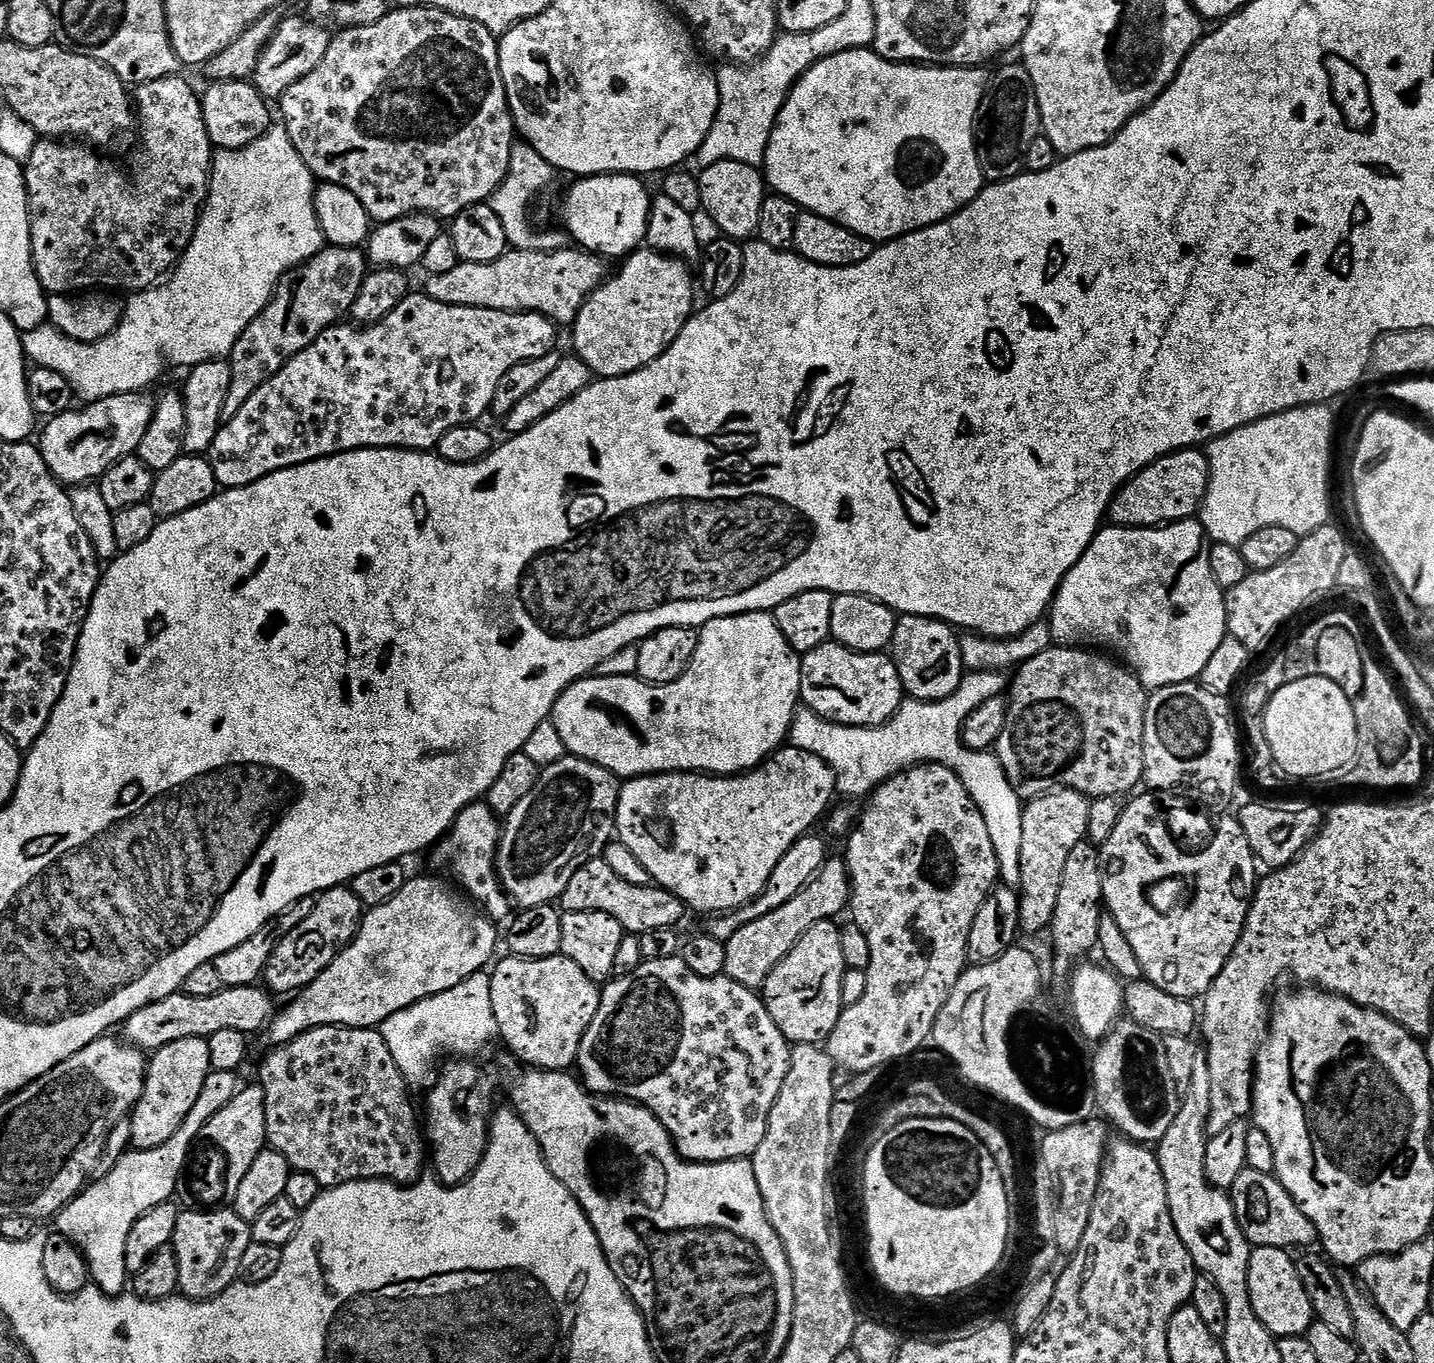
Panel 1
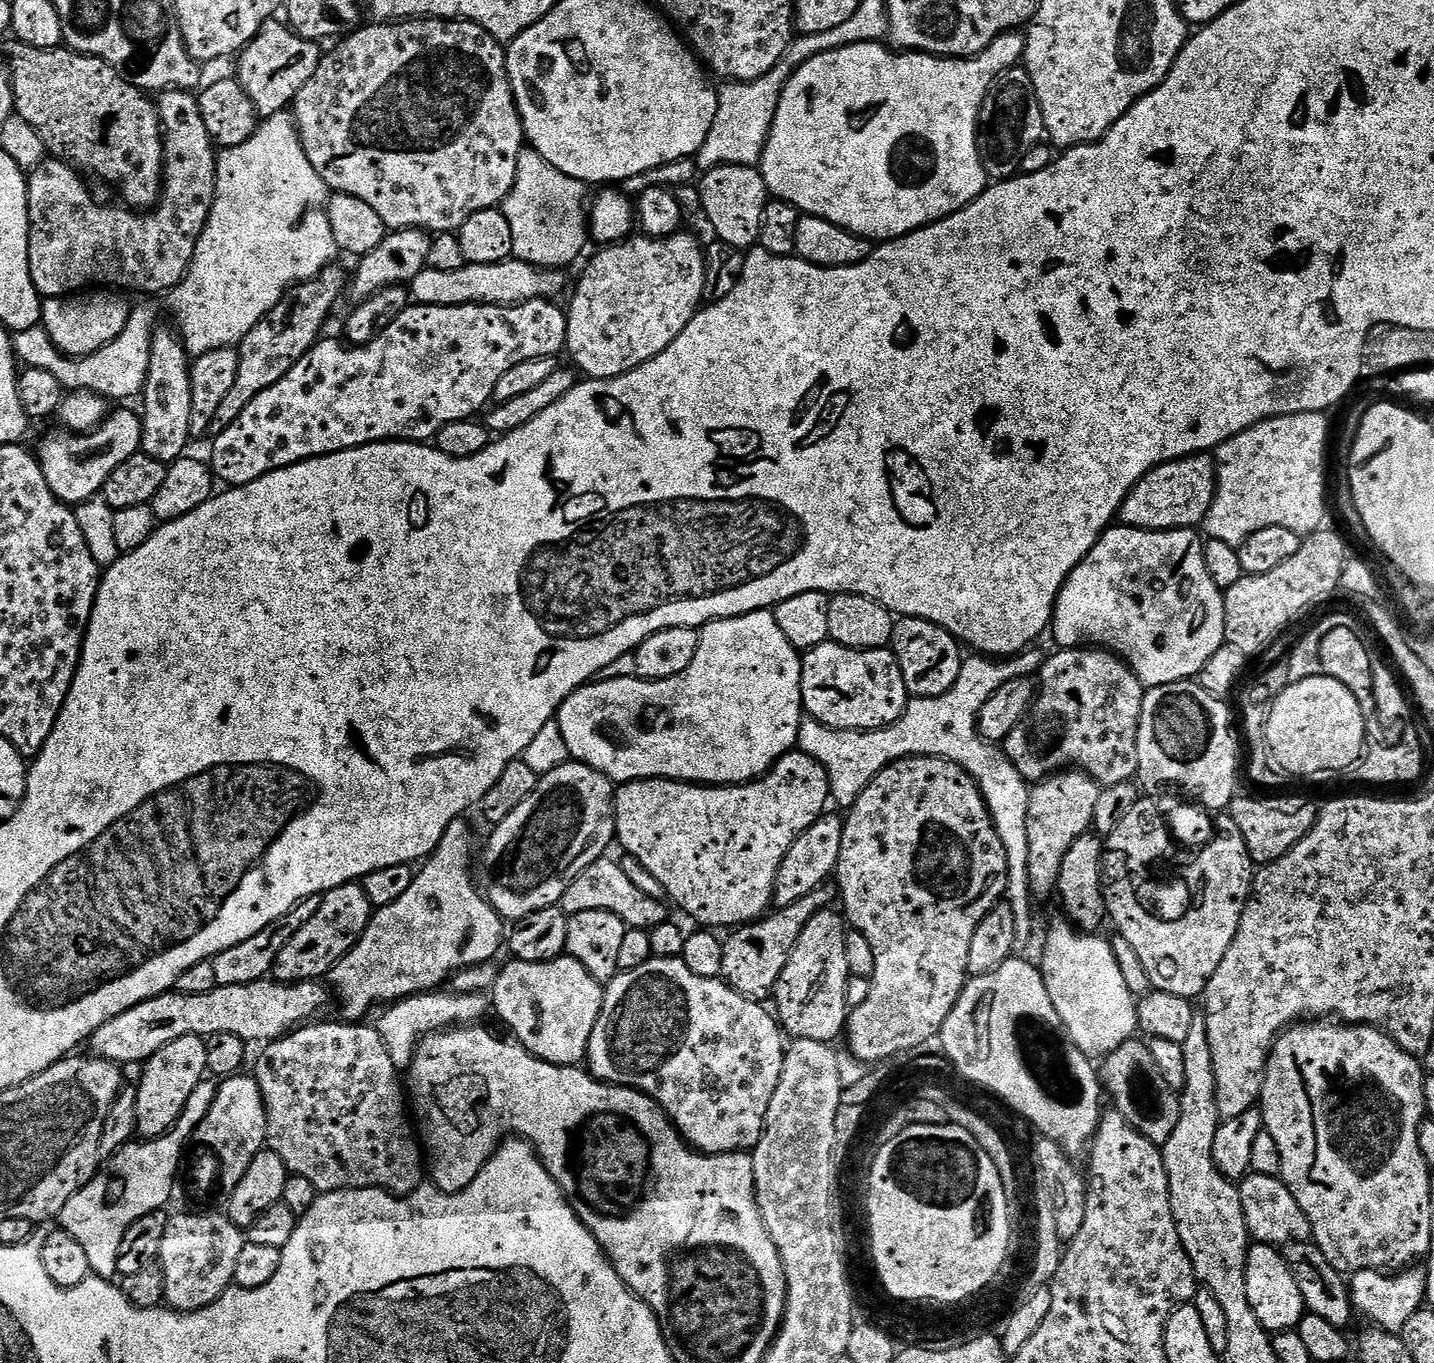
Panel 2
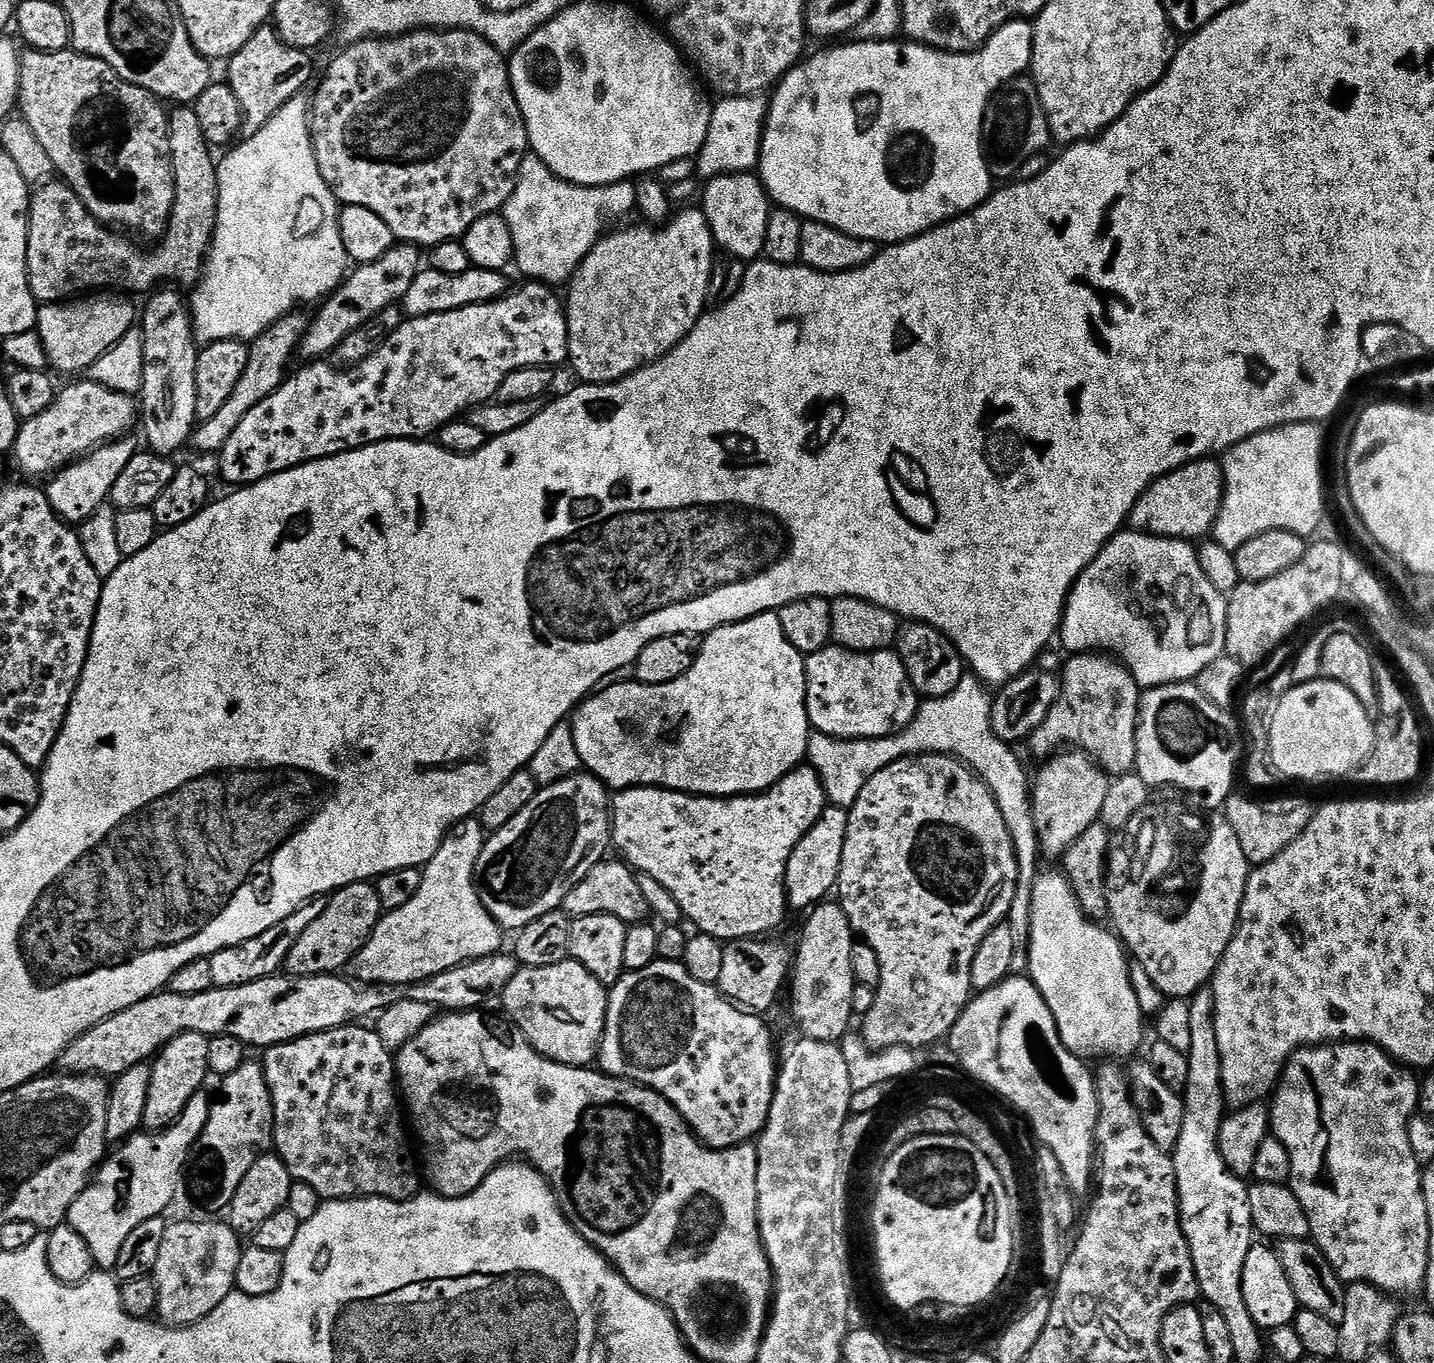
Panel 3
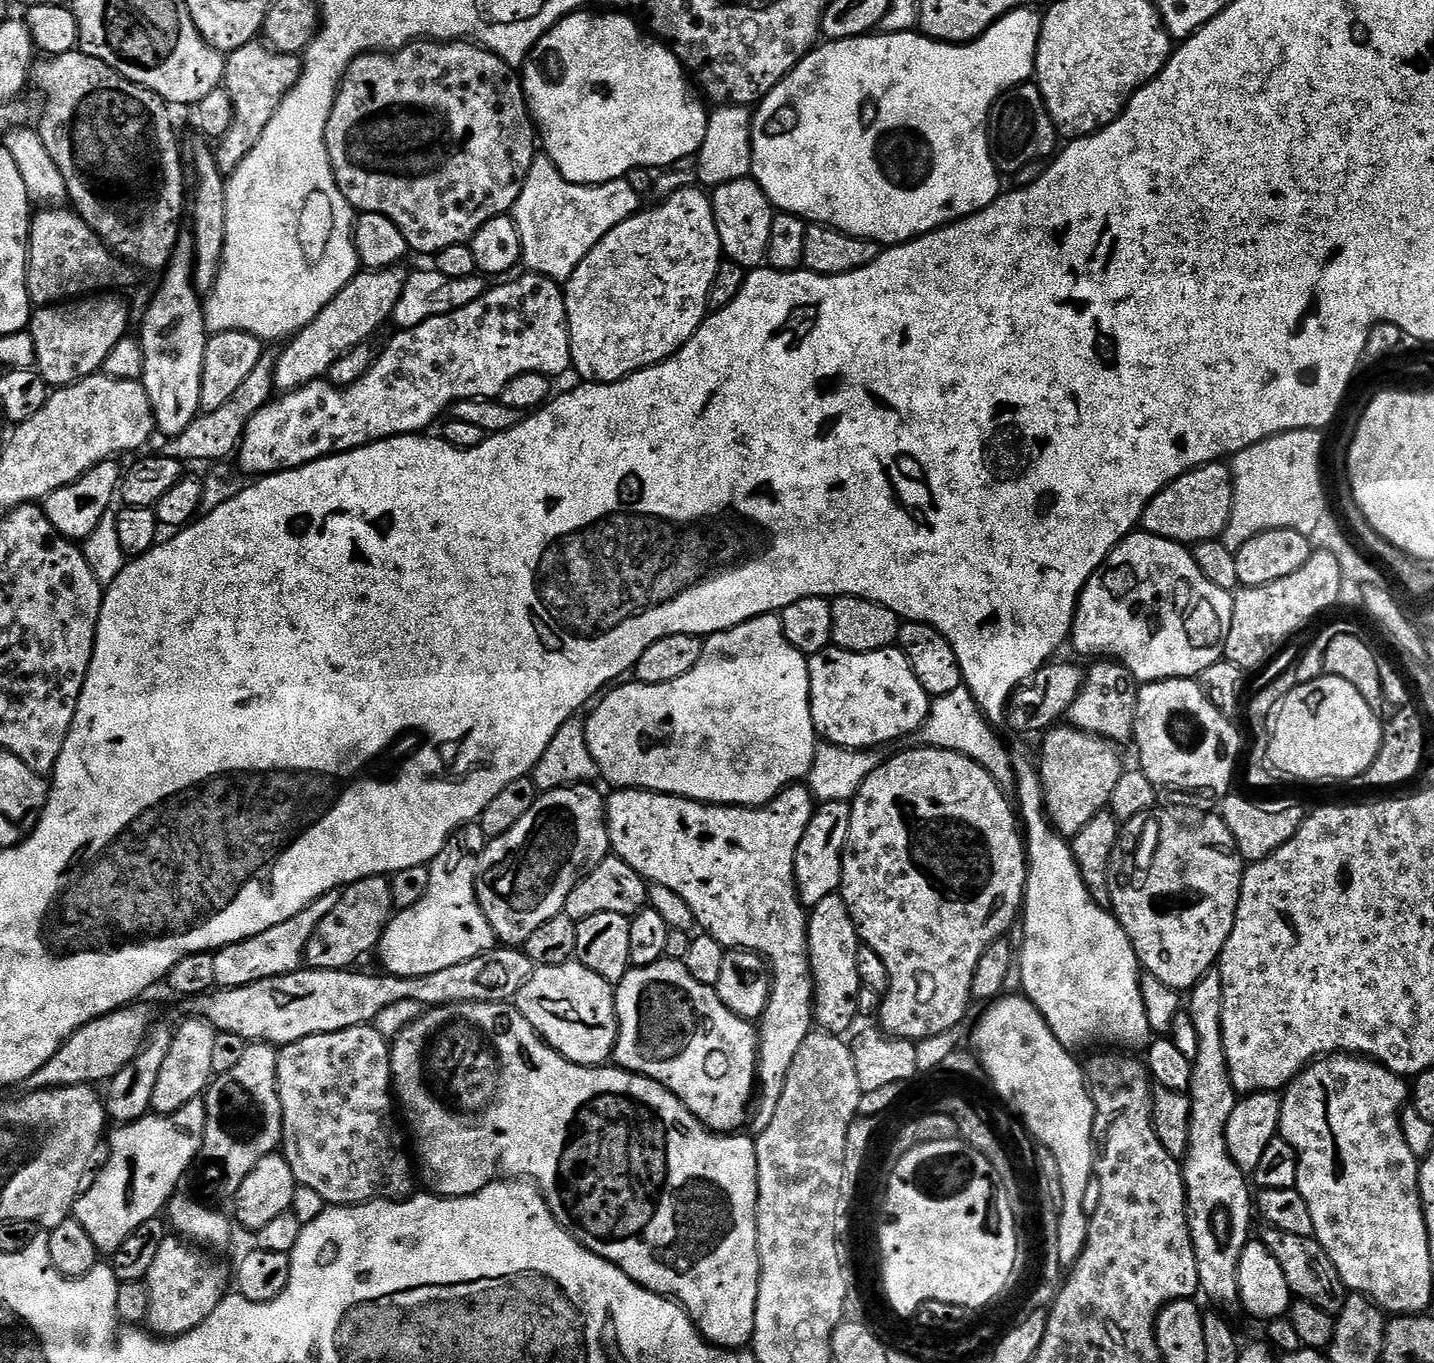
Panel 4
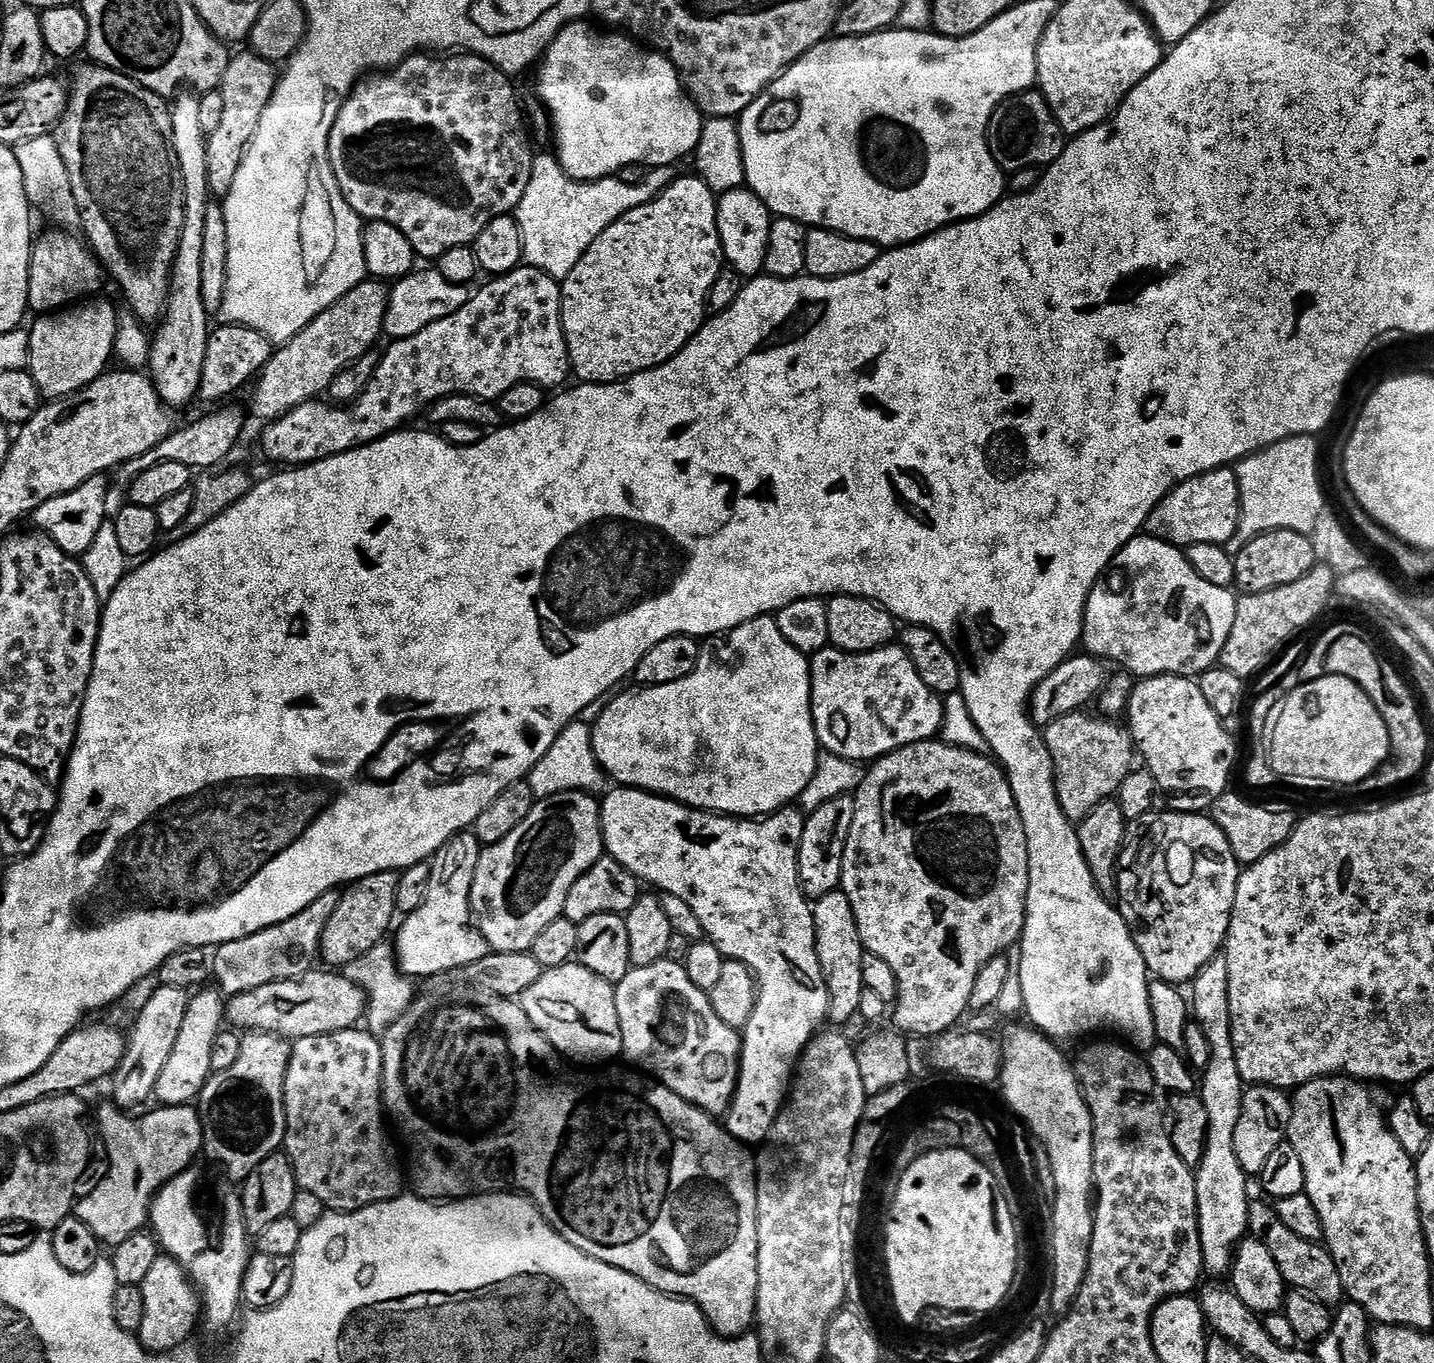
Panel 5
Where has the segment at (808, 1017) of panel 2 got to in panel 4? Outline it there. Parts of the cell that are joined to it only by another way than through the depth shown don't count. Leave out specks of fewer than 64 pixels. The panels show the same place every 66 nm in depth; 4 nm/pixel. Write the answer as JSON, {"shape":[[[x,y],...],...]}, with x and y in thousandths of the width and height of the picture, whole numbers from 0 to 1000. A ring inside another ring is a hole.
{"shape":[[[586,657],[573,659],[565,667],[563,674],[563,705],[566,709],[566,720],[569,724],[568,748],[574,756],[589,759],[600,742],[600,726],[597,701],[601,690]]]}

